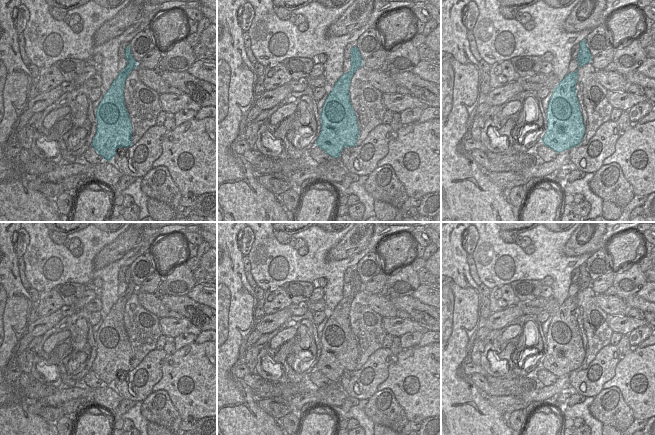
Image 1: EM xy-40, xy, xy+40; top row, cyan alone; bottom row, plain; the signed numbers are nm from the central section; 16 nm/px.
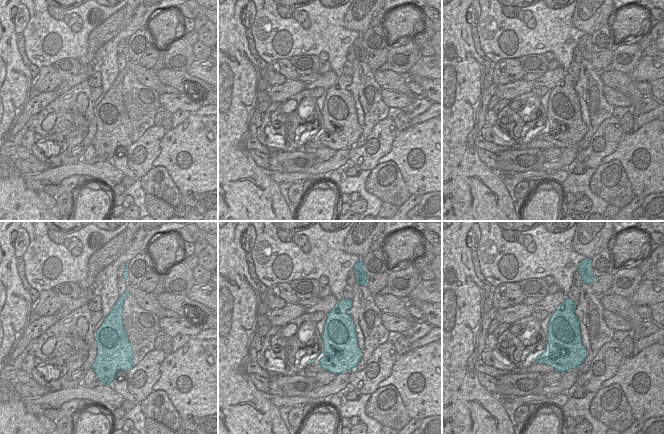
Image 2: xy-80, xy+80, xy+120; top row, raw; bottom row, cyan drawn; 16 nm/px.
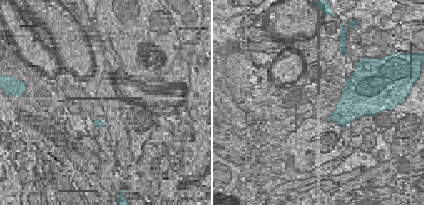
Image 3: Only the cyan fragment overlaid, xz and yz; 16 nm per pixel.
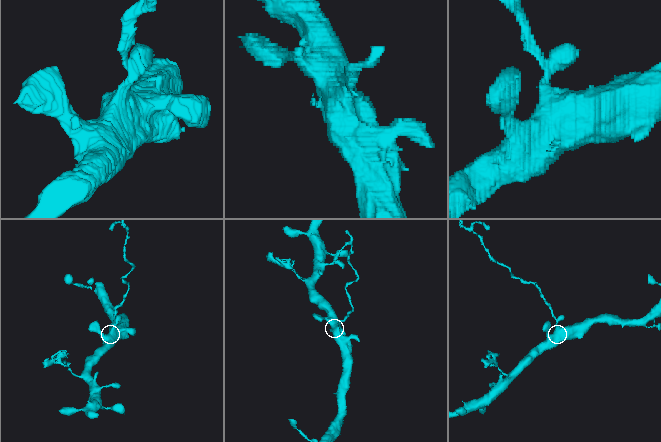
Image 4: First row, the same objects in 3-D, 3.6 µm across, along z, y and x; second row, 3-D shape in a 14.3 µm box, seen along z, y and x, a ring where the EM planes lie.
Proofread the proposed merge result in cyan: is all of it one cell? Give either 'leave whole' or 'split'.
split

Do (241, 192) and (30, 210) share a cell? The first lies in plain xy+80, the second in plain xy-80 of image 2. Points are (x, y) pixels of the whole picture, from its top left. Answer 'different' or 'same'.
same

